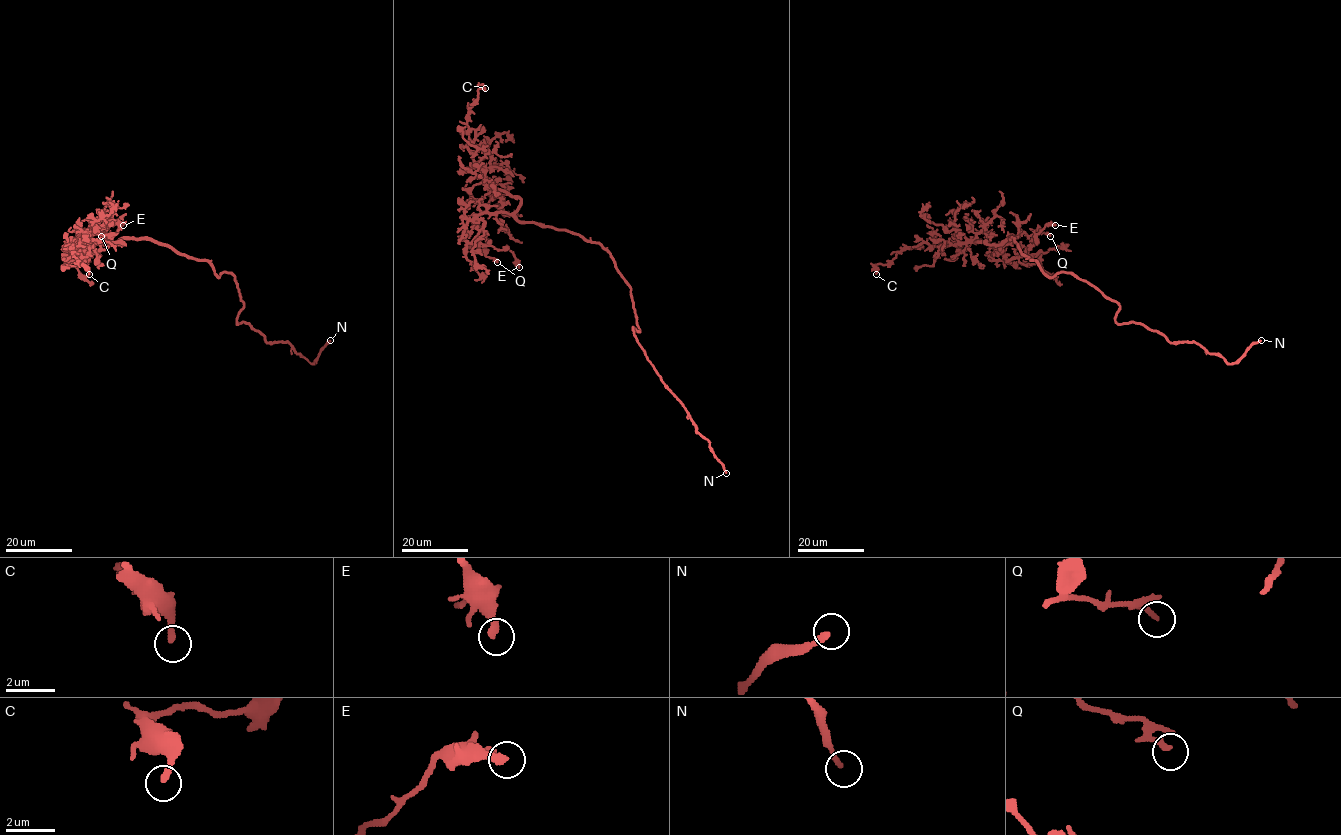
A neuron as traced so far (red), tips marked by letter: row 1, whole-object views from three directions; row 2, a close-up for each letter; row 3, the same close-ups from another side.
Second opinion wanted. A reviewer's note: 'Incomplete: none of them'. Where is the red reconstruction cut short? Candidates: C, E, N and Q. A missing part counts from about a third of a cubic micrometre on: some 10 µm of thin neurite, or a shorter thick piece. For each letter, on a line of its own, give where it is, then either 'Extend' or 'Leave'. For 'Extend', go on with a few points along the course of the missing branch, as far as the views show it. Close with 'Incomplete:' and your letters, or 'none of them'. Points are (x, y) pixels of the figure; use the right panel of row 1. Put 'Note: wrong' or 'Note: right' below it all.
C: Place: (876, 274). Leave
E: Place: (1055, 225). Leave
N: Place: (1261, 340). Extend
Q: Place: (1050, 236). Leave
Incomplete: N
Note: wrong

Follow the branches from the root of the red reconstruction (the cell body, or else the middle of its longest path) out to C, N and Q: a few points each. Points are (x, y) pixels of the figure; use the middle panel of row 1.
C: (610, 256), (565, 230), (521, 222), (521, 200), (485, 182), (467, 145), (475, 136), (468, 108), (485, 88)
N: (610, 256), (630, 288), (639, 329), (633, 327), (637, 342), (726, 473)
Q: (610, 256), (578, 235), (518, 222), (480, 205), (476, 223), (487, 241), (482, 252), (497, 262)

